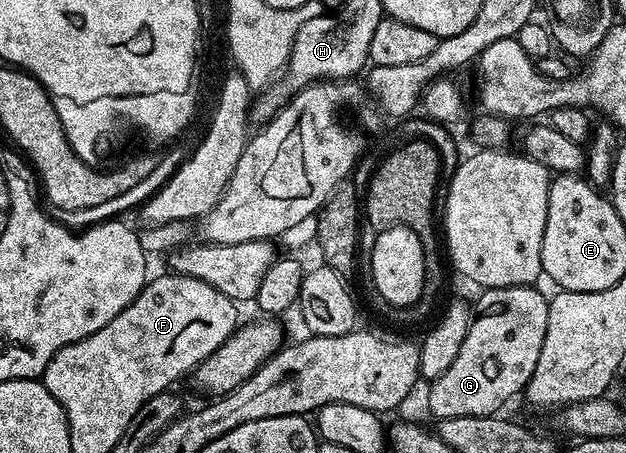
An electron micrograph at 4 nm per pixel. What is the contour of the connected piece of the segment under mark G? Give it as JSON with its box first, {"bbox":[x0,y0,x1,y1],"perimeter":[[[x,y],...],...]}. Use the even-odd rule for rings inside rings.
{"bbox":[429,285,549,418],"perimeter":[[[533,285],[519,287],[503,287],[487,289],[475,304],[473,322],[467,331],[467,339],[463,339],[463,347],[459,347],[459,355],[455,355],[455,363],[443,371],[429,388],[429,409],[434,418],[458,417],[459,415],[500,414],[501,409],[513,396],[520,394],[531,375],[535,371],[535,363],[539,363],[539,351],[543,351],[543,338],[547,335],[547,311],[549,297],[541,294]]]}

